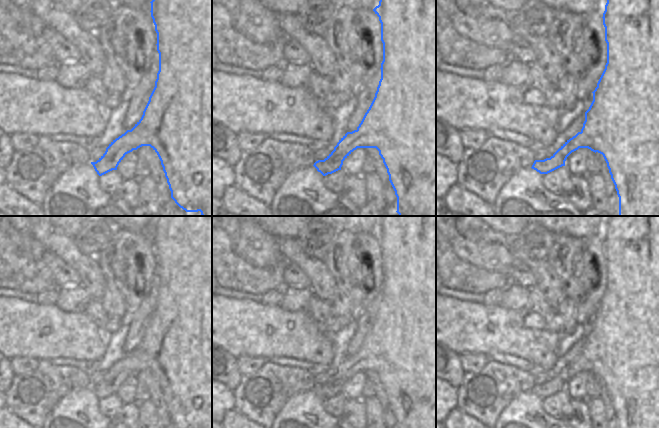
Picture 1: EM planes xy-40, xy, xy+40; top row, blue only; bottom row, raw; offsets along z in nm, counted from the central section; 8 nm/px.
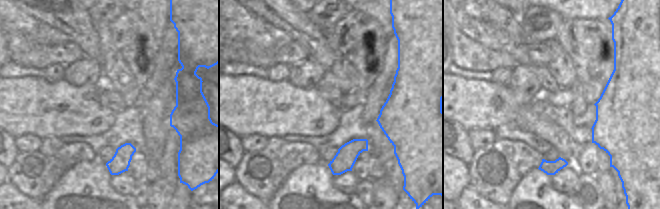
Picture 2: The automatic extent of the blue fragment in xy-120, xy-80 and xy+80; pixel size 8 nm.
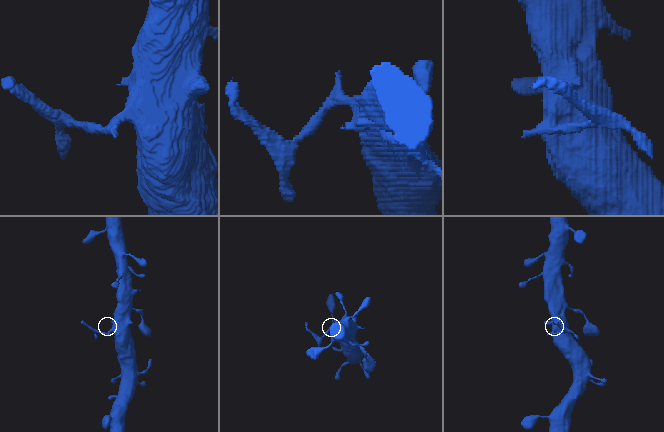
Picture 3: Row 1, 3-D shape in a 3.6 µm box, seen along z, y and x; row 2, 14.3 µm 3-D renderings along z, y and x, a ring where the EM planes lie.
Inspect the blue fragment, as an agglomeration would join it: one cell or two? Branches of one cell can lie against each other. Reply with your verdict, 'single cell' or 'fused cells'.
fused cells

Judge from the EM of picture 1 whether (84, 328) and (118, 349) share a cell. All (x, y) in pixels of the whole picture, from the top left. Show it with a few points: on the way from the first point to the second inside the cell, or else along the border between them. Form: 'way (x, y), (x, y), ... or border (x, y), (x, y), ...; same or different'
border (106, 337), (106, 350), (104, 354), (92, 360); different

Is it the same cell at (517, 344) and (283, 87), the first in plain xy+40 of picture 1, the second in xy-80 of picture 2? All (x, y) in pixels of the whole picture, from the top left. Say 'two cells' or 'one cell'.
one cell

